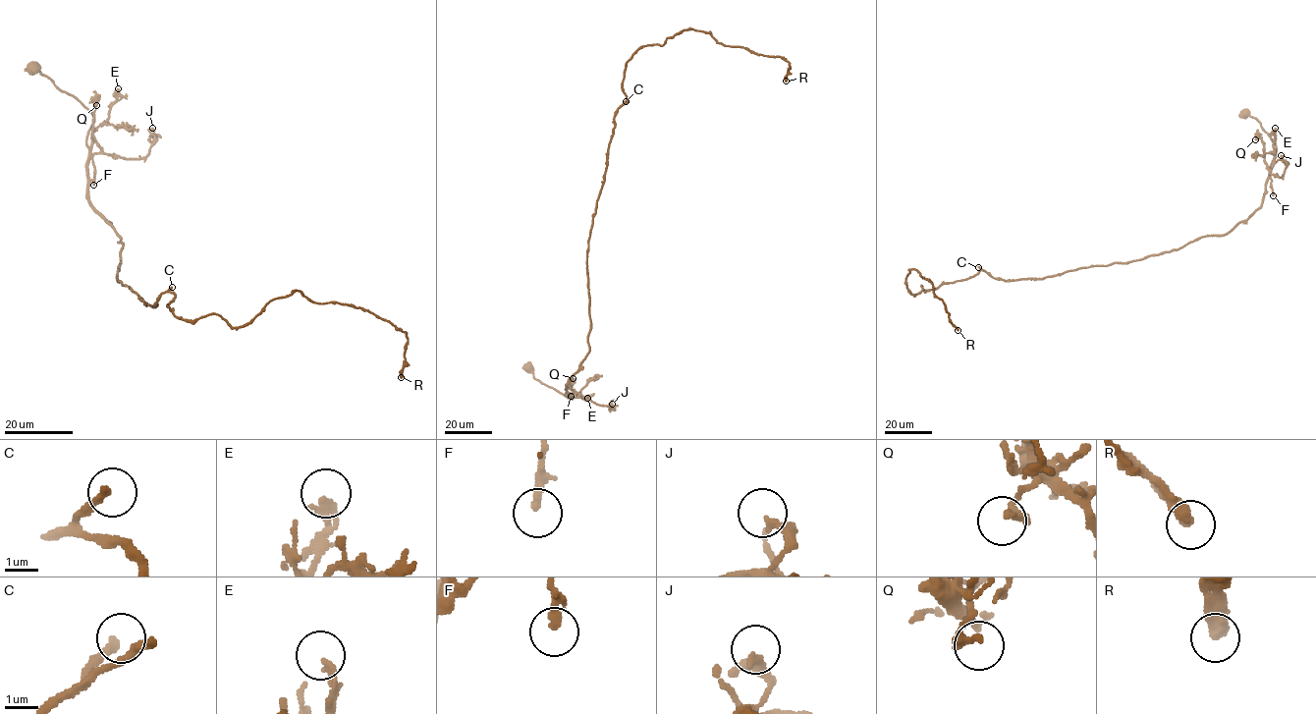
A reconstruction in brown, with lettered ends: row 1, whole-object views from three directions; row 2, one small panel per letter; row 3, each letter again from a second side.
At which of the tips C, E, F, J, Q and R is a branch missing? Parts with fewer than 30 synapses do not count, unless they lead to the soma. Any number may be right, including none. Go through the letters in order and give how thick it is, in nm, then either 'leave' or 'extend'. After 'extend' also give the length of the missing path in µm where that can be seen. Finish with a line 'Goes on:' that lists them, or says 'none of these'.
C: 240 nm | extend | 130 µm
E: 200 nm | leave
F: 240 nm | leave
J: 180 nm | leave
Q: 280 nm | leave
R: 440 nm | leave
Goes on: C

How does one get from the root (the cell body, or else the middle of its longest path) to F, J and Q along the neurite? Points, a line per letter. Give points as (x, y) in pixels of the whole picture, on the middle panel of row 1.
F: (528, 368), (542, 383), (570, 399), (566, 393), (571, 396)
J: (528, 368), (535, 378), (570, 399), (567, 393), (578, 393), (611, 410), (612, 404)
Q: (528, 368), (535, 378), (570, 399), (567, 393), (575, 393), (570, 387), (573, 378)

